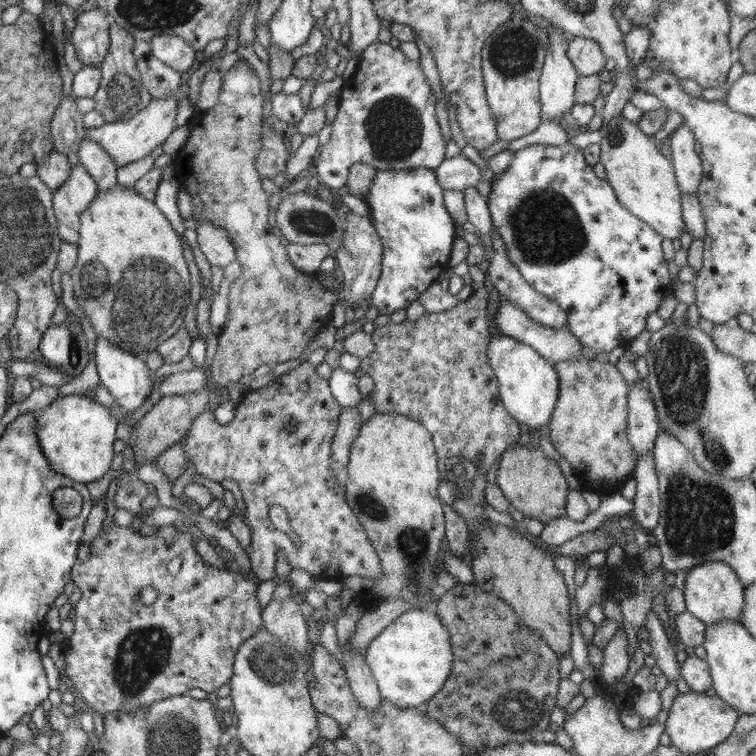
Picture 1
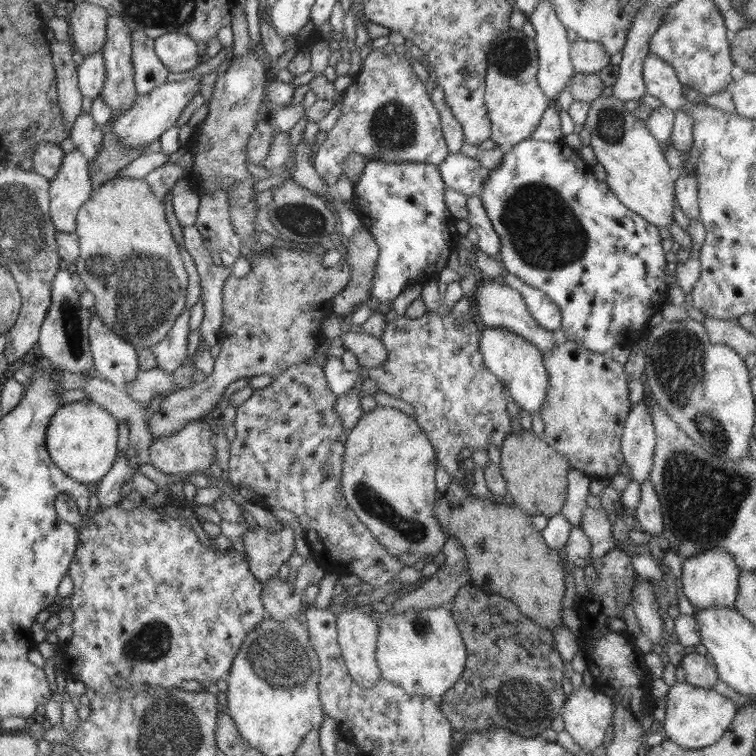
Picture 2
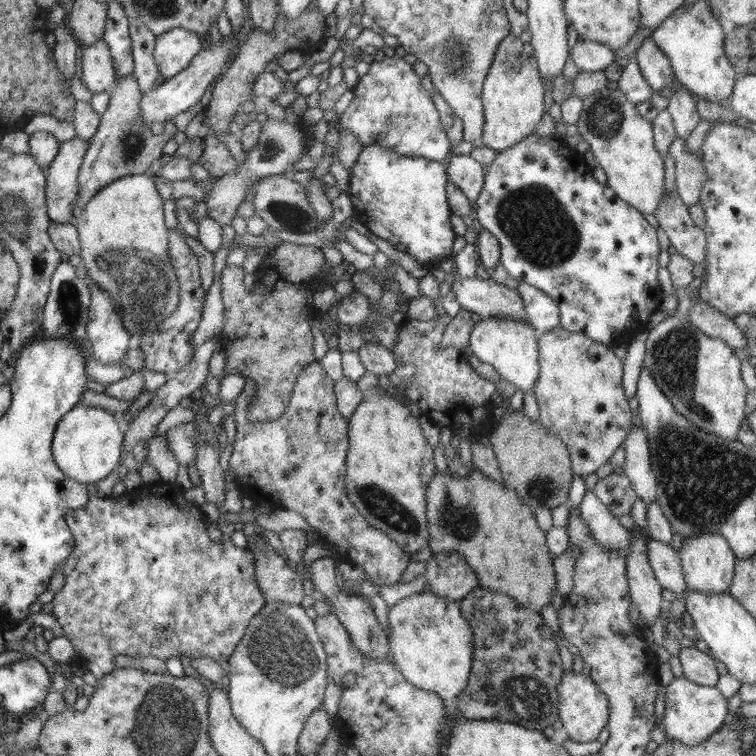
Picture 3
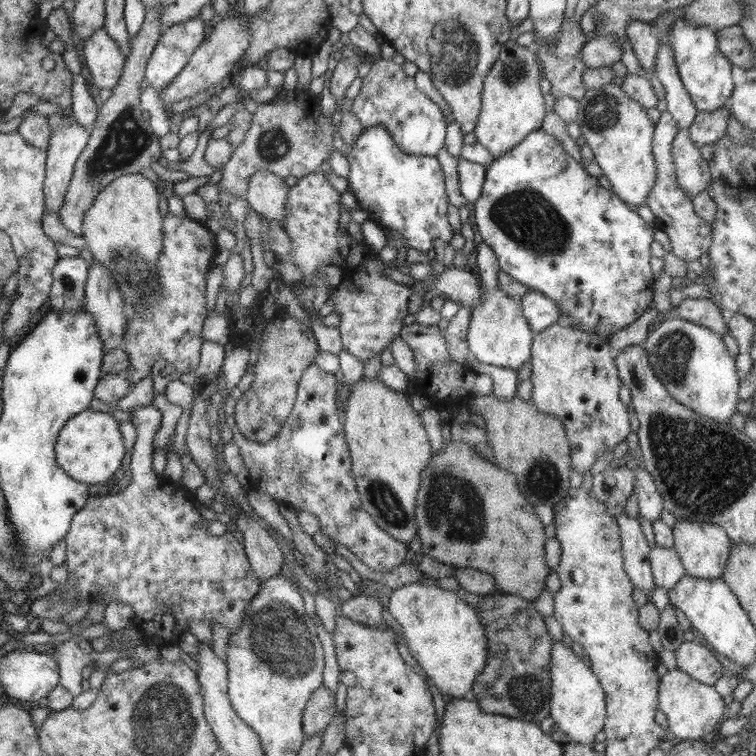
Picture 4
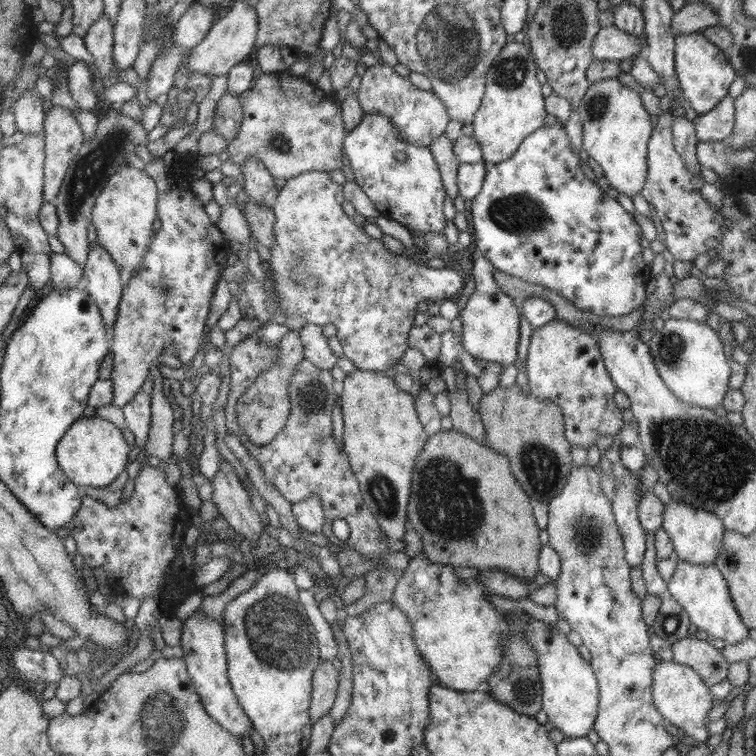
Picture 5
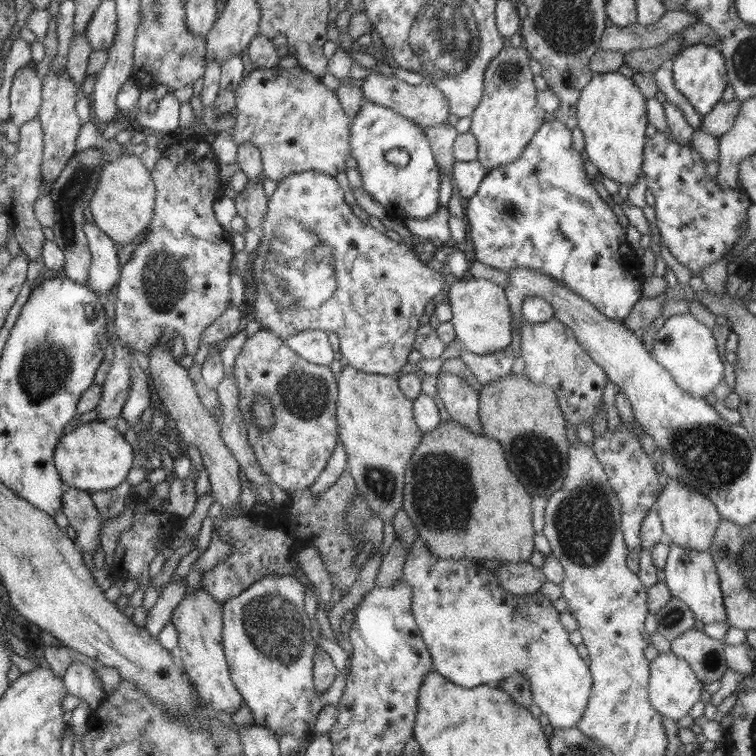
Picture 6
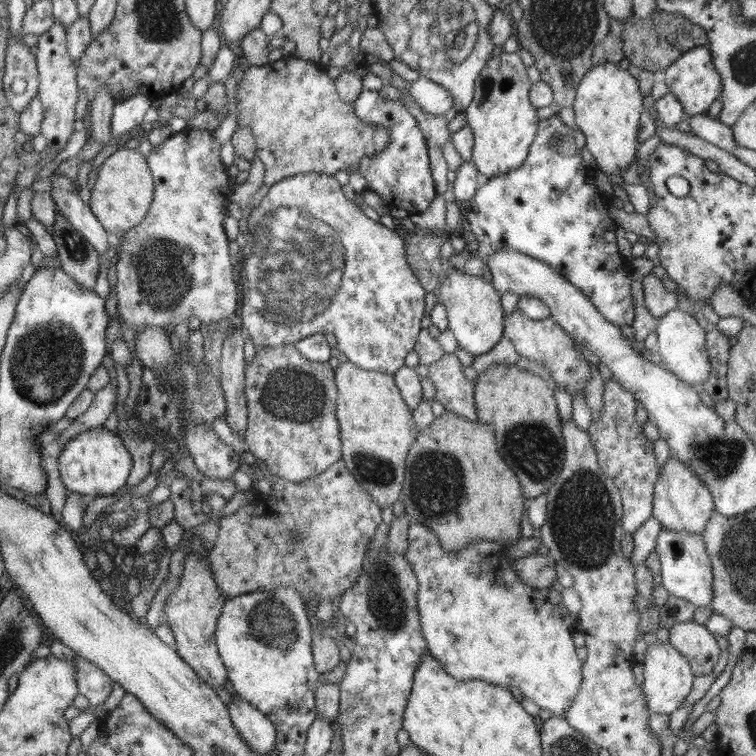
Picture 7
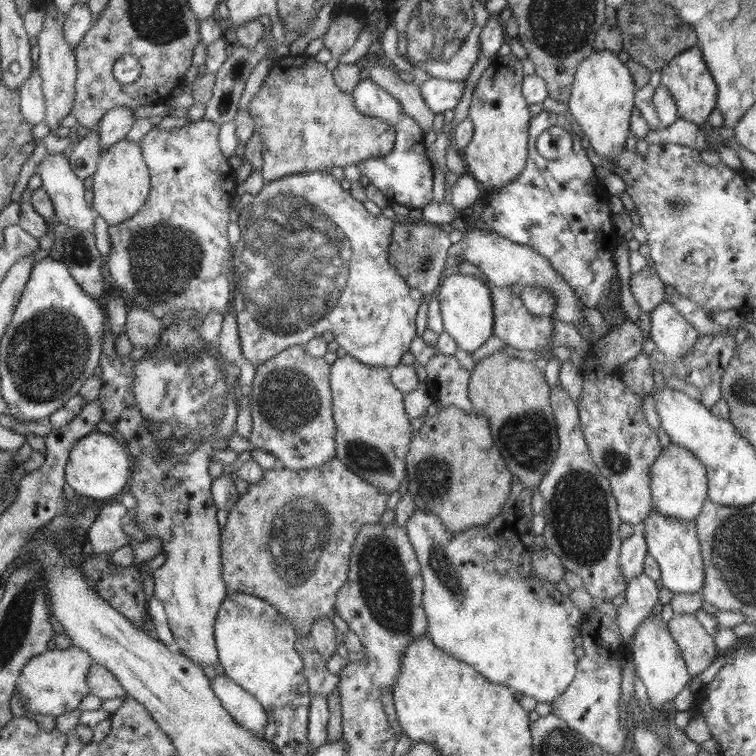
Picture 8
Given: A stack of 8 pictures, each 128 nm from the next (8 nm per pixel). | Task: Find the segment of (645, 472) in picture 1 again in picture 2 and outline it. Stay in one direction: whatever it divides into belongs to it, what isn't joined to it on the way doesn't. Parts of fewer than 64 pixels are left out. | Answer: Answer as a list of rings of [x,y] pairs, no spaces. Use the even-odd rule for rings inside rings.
[[[650,480],[640,483],[640,486],[640,502],[635,510],[631,512],[637,523],[637,528],[651,535],[662,535],[664,510],[661,508],[656,489]]]

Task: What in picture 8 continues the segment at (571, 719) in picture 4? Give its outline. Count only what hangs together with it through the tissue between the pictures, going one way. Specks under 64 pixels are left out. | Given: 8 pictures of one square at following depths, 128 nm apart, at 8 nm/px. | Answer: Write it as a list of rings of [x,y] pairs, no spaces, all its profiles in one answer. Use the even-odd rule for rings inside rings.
[[[513,474],[511,491],[501,513],[486,524],[476,525],[464,529],[462,532],[449,533],[435,514],[415,509],[415,513],[407,520],[405,529],[409,536],[409,541],[415,550],[417,561],[420,563],[423,578],[422,608],[425,610],[428,619],[427,635],[432,639],[436,648],[444,650],[444,652],[448,653],[448,656],[452,656],[452,659],[472,666],[474,670],[478,671],[480,676],[494,684],[502,684],[502,686],[506,686],[514,693],[521,692],[522,695],[530,696],[530,698],[534,698],[537,702],[552,704],[560,694],[564,694],[567,691],[568,686],[572,684],[572,680],[576,676],[576,664],[578,664],[579,659],[574,654],[574,649],[576,648],[574,646],[574,637],[581,634],[584,625],[584,614],[570,601],[568,594],[560,593],[556,589],[555,583],[541,579],[534,572],[531,554],[538,549],[538,546],[535,545],[534,534],[530,530],[531,522],[523,517],[522,507],[516,503],[522,494],[526,494],[525,486]]]

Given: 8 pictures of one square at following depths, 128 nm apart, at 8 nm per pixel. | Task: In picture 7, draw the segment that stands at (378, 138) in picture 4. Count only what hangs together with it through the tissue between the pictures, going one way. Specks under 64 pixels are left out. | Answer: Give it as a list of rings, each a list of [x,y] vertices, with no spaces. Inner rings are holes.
[[[362,89],[352,105],[360,120],[386,127],[391,136],[384,150],[365,156],[359,162],[358,173],[364,176],[369,190],[376,192],[389,209],[404,209],[409,215],[425,212],[437,193],[429,161],[429,147],[417,120],[404,104],[385,99],[380,91]]]

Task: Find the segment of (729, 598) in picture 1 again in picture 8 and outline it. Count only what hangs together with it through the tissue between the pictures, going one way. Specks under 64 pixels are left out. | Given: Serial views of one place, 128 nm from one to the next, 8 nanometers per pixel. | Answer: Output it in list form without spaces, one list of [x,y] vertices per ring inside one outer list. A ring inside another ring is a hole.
[[[671,442],[667,448],[663,448],[651,466],[651,499],[656,511],[660,511],[664,516],[694,521],[700,514],[704,501],[708,499],[707,470],[696,456],[692,456],[692,452],[676,445]]]

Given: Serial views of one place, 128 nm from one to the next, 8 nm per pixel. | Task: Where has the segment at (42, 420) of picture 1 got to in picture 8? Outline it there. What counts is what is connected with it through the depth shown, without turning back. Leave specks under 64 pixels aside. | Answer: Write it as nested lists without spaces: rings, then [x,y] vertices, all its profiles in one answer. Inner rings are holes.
[[[94,430],[83,436],[72,447],[65,466],[65,481],[80,496],[110,501],[128,484],[131,472],[128,457],[129,455],[114,437]]]

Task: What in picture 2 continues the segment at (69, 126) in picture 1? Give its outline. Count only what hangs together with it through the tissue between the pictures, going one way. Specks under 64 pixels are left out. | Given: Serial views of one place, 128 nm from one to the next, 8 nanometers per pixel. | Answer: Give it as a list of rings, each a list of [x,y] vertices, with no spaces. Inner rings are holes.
[[[57,39],[53,41],[51,55],[57,78],[59,105],[70,132],[76,117],[83,111],[83,96],[78,86],[77,64],[72,60],[72,47],[66,41]]]

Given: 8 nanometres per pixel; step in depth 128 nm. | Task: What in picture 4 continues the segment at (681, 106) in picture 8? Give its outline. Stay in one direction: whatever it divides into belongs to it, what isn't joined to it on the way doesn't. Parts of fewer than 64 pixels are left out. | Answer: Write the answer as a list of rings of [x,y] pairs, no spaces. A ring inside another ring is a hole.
[[[685,17],[674,19],[669,30],[669,45],[674,53],[678,74],[698,111],[713,111],[724,107],[734,90],[733,64],[722,54],[714,29],[694,26]]]

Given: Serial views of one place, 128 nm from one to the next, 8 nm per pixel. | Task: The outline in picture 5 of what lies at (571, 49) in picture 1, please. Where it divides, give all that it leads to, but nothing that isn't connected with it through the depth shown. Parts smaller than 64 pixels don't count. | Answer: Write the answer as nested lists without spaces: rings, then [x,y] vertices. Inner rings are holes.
[[[612,25],[602,27],[592,43],[594,59],[609,61],[628,60],[645,52],[647,37],[634,37]]]

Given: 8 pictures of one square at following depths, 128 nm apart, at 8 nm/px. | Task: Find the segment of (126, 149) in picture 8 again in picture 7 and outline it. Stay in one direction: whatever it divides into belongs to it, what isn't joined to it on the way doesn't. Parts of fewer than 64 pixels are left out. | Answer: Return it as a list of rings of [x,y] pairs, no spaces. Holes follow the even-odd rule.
[[[123,146],[110,155],[100,166],[98,180],[91,193],[89,208],[114,240],[138,226],[146,218],[154,198],[152,173],[139,149]]]

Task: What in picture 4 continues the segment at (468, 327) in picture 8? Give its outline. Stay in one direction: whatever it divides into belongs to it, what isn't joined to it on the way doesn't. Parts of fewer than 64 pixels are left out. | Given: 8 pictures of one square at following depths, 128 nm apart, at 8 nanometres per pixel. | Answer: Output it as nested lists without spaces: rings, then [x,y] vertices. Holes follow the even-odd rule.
[[[486,243],[478,244],[476,262],[480,270],[480,281],[483,286],[480,303],[471,308],[470,326],[467,342],[473,358],[498,368],[510,368],[517,374],[517,370],[532,358],[531,344],[534,332],[529,328],[523,311],[516,302],[499,289],[498,273],[501,271],[496,253]]]

